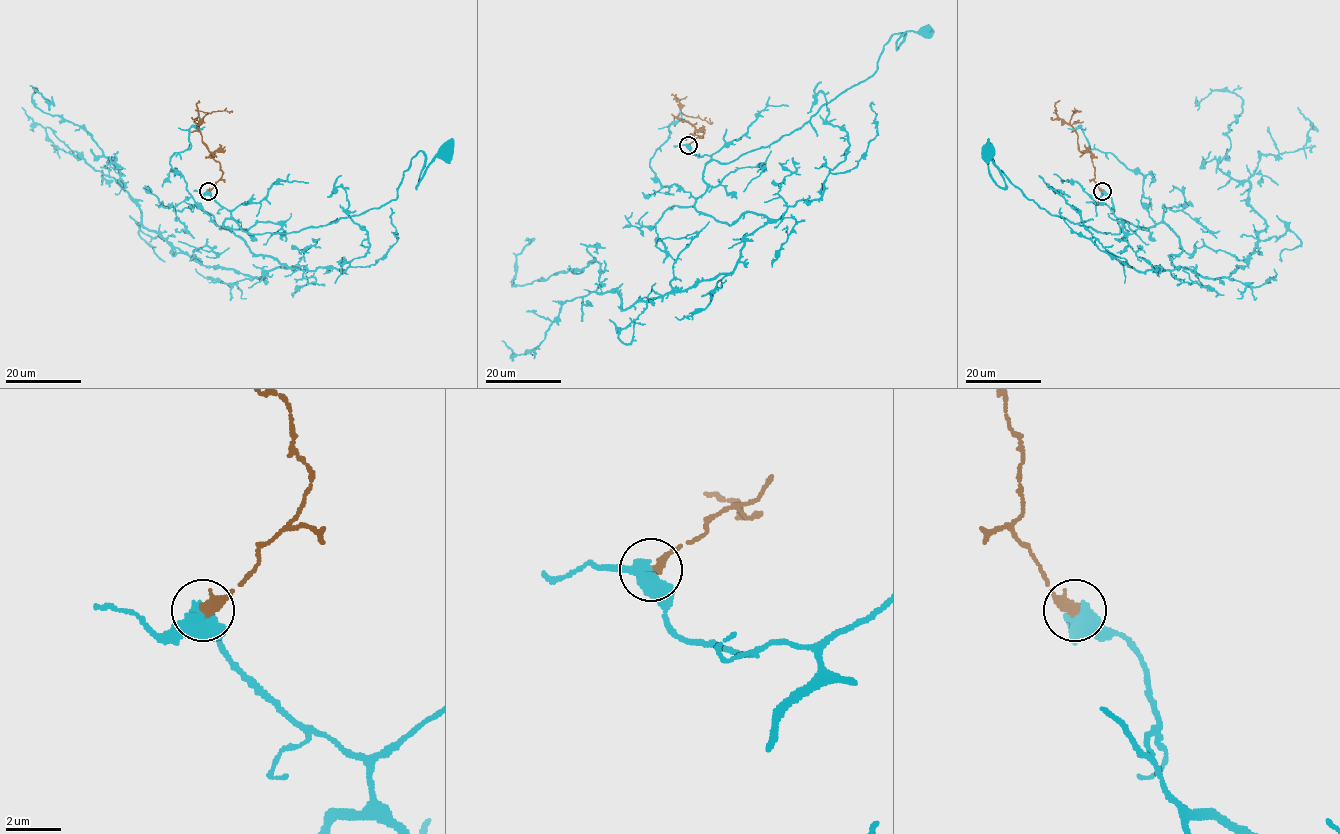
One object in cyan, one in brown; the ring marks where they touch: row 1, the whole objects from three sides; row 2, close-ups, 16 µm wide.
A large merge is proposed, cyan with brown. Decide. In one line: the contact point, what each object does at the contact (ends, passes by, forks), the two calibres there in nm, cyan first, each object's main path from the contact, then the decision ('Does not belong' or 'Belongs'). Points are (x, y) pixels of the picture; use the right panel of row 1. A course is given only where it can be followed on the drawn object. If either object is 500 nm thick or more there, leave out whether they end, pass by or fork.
Place: (1102, 191). Thickness 500 nm (cyan) against 320 nm. Course of cyan: (1102, 191), (1178, 235), (1177, 267), (1245, 266), (1266, 224), (1217, 166), (1243, 99), (1196, 97). Course of brown: (1102, 191), (1094, 180), (1091, 153), (1079, 149), (1078, 136), (1069, 123), (1074, 111), (1080, 112), (1075, 113). Belongs

